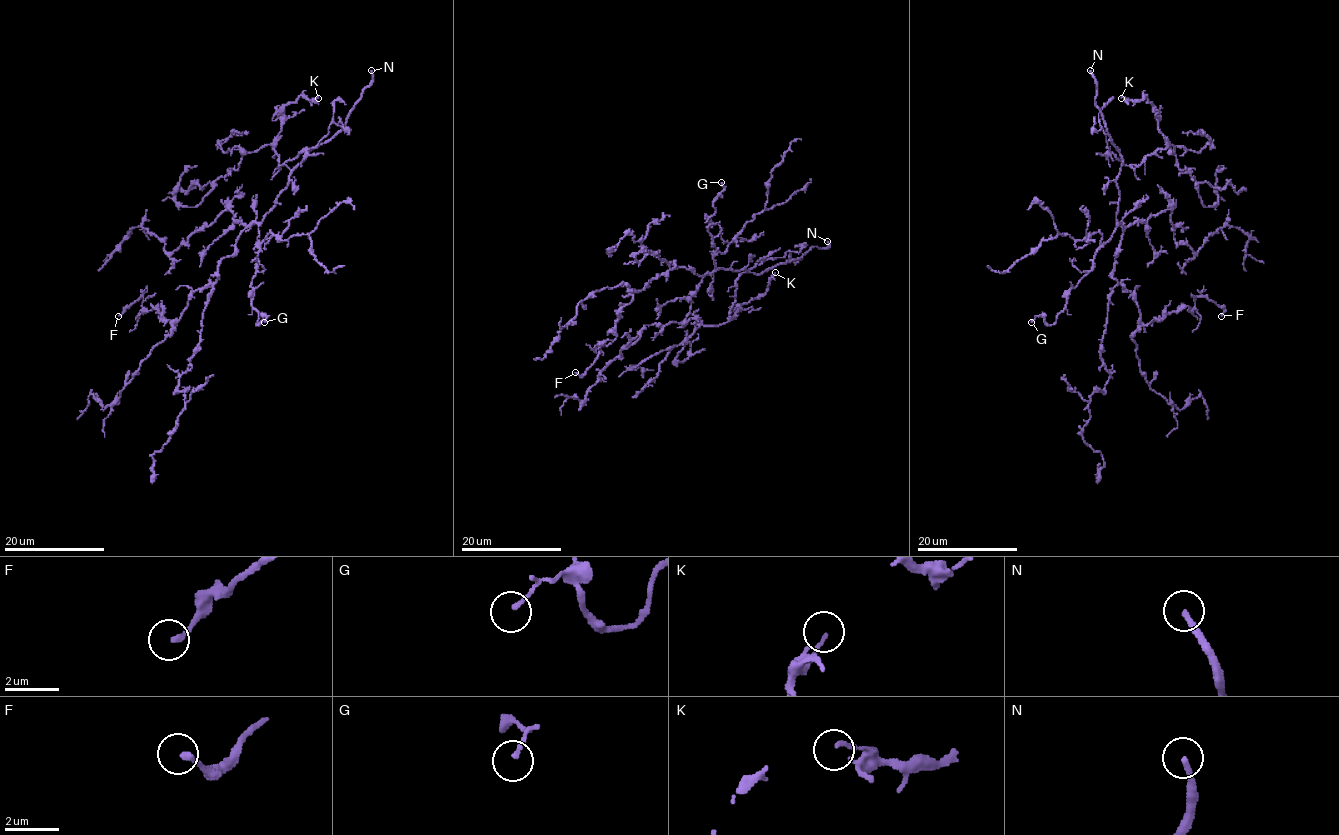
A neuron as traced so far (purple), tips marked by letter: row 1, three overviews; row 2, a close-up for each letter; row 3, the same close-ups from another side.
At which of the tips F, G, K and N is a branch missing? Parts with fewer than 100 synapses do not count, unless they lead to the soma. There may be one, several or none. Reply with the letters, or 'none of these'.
N

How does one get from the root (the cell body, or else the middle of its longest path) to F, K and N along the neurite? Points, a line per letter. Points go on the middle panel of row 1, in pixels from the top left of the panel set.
F: (705, 275), (675, 264), (635, 291), (618, 314), (616, 337), (598, 345), (597, 359), (582, 375), (575, 372)
K: (705, 275), (720, 267), (747, 271), (736, 281), (731, 317), (766, 291), (775, 272)
N: (705, 275), (720, 267), (762, 274), (798, 259), (812, 246), (825, 249), (827, 241)

